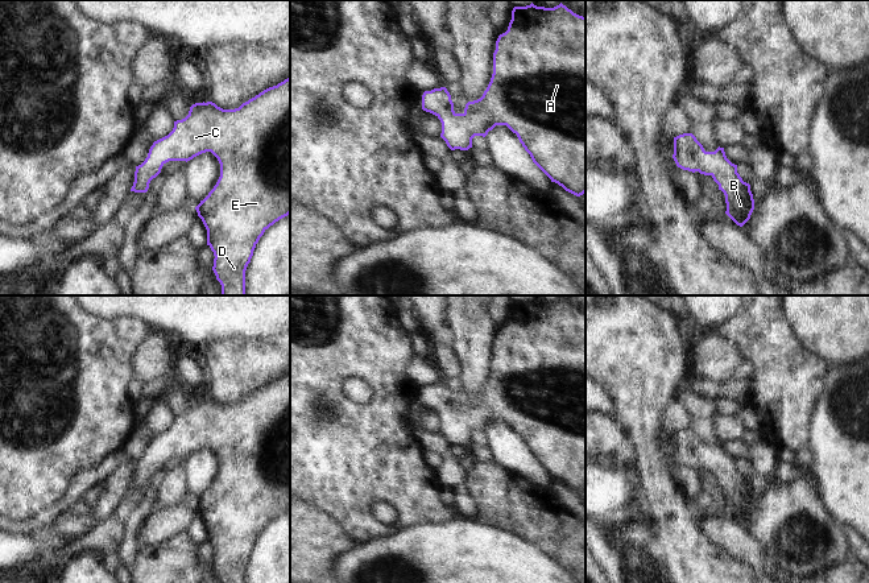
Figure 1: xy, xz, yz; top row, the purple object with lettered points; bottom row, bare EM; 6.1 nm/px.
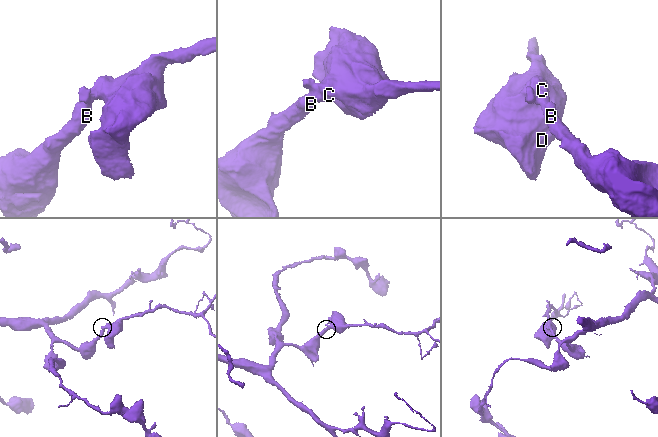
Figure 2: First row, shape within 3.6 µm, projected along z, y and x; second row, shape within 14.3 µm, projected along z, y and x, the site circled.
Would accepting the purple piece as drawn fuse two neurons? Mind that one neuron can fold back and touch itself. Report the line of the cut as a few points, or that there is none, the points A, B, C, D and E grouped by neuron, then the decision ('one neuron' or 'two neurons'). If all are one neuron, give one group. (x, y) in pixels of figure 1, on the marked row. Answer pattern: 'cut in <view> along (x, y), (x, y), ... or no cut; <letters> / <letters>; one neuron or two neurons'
no cut; A B C D E; one neuron

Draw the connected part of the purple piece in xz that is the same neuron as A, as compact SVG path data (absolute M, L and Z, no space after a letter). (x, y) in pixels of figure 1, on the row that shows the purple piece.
M562 3L554 8L514 7L508 30L498 36L493 53L493 74L483 96L468 102L463 113L454 111L446 87L425 91L422 109L442 123L440 137L451 150L468 150L475 136L485 137L496 125L506 125L517 135L533 162L566 191L580 197L585 193L585 17Z

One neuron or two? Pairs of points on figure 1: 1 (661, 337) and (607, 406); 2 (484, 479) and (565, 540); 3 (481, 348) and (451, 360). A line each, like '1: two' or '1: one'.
1: two
2: one
3: two

